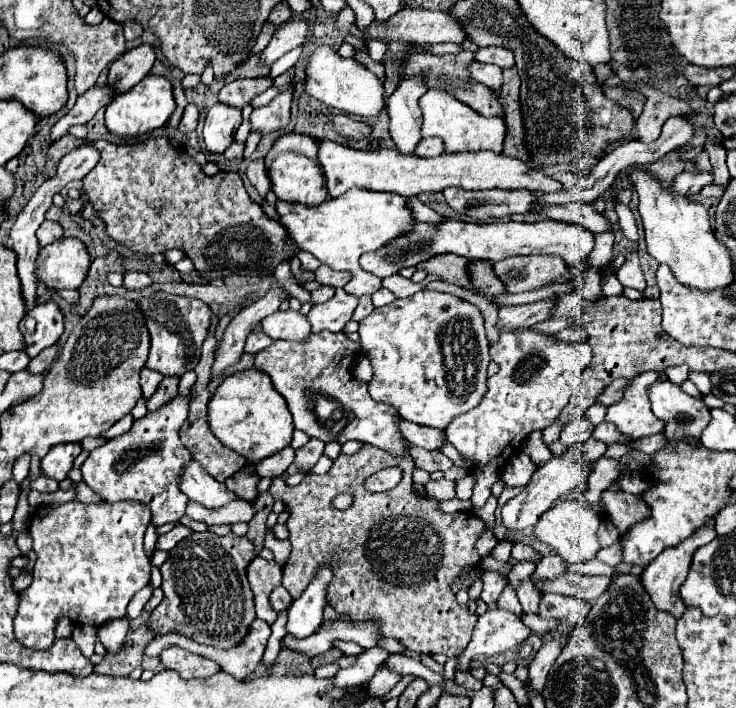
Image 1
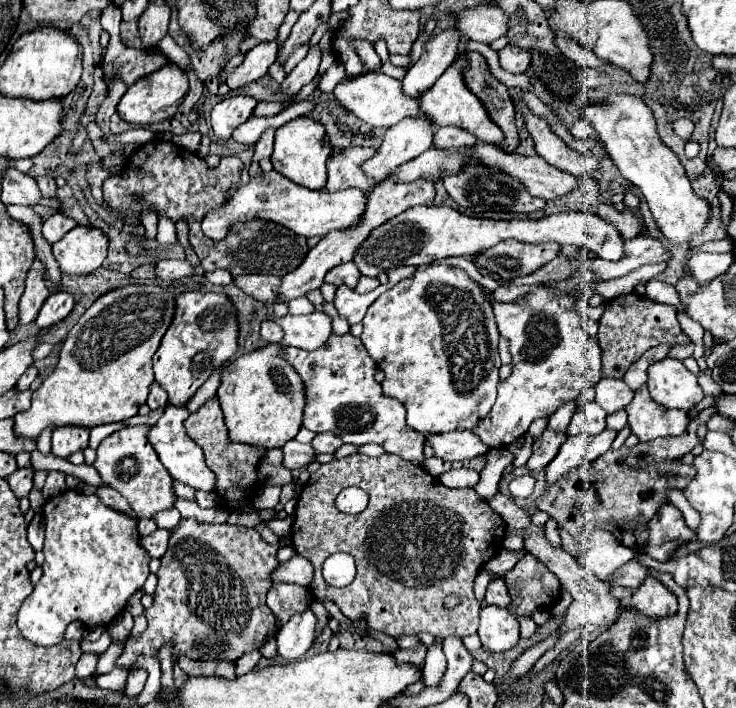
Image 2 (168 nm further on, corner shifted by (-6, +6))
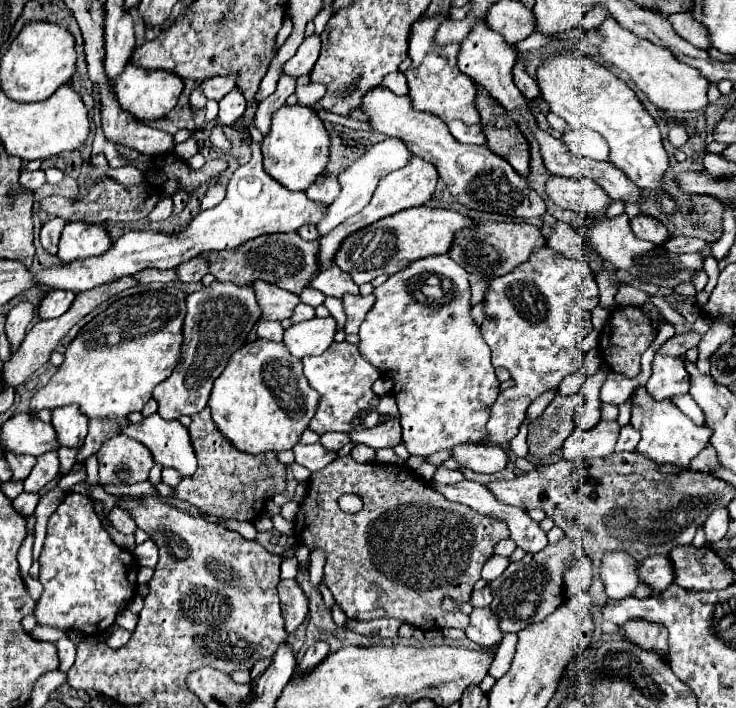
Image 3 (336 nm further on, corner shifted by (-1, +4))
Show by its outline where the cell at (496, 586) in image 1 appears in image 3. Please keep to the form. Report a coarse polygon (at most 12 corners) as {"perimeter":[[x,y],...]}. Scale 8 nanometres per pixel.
{"perimeter":[[490,586],[472,594],[472,606],[490,606]]}

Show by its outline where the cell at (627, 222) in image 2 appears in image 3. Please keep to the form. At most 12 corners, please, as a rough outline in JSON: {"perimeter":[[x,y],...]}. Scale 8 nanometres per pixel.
{"perimeter":[[638,214],[630,220],[636,238],[662,244],[668,230],[652,216]]}

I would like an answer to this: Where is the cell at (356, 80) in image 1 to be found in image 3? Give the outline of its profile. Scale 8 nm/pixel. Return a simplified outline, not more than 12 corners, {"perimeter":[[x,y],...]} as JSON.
{"perimeter":[[376,86],[374,132],[432,162],[454,200],[534,218],[544,200],[486,146],[456,142],[410,96]]}

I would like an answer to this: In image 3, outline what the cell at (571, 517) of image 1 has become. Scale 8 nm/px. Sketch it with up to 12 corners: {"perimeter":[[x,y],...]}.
{"perimeter":[[606,552],[600,580],[614,600],[638,588],[638,562],[626,552]]}

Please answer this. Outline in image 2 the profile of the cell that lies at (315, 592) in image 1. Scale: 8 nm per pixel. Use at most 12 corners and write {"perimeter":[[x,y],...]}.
{"perimeter":[[311,610],[295,614],[277,632],[285,660],[303,658],[315,638]]}

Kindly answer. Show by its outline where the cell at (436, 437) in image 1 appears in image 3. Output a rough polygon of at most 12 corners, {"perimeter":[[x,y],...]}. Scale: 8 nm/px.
{"perimeter":[[456,444],[452,458],[482,474],[500,472],[508,454],[492,444]]}

